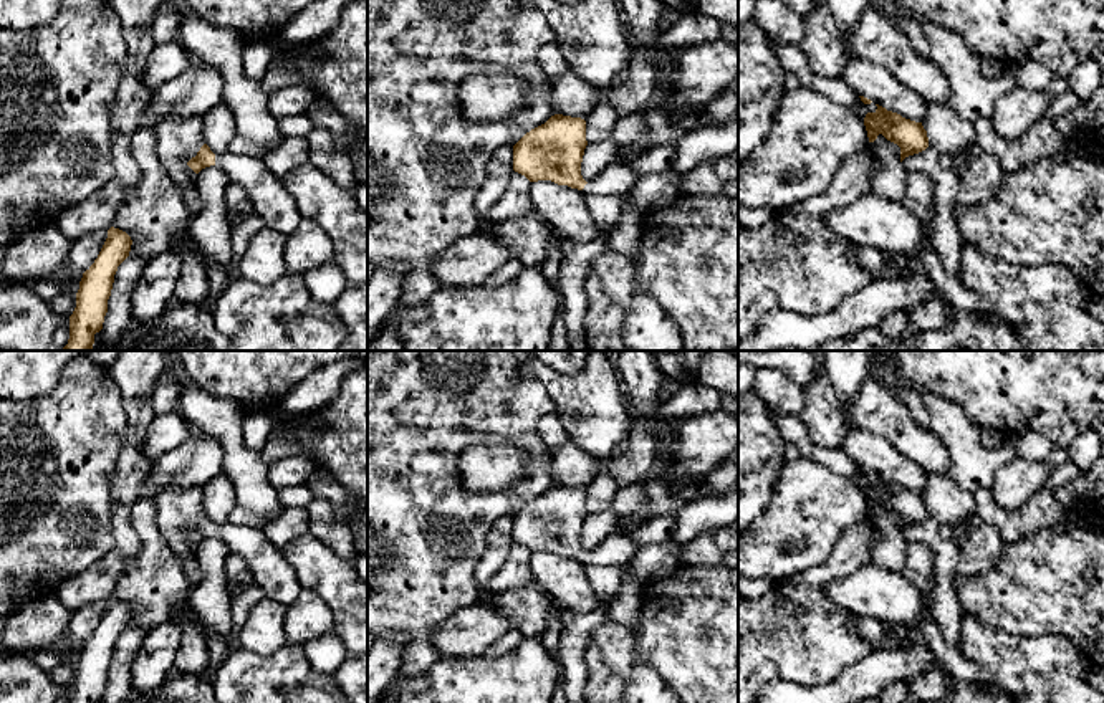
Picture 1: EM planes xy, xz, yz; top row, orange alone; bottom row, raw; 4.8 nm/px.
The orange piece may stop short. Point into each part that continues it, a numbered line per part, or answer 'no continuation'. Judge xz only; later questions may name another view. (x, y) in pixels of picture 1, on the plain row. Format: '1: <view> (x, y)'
1: xz (618, 549)

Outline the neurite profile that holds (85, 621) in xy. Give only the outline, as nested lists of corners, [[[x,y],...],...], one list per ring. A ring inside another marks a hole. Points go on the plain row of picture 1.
[[[108,600],[98,604],[88,604],[84,607],[76,609],[70,622],[71,637],[81,643],[89,640],[89,637],[98,629],[106,609],[108,609]]]

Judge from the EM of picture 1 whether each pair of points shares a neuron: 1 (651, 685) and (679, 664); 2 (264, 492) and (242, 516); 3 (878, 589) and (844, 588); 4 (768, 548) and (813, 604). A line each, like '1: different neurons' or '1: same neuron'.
1: different neurons
2: different neurons
3: same neuron
4: different neurons

